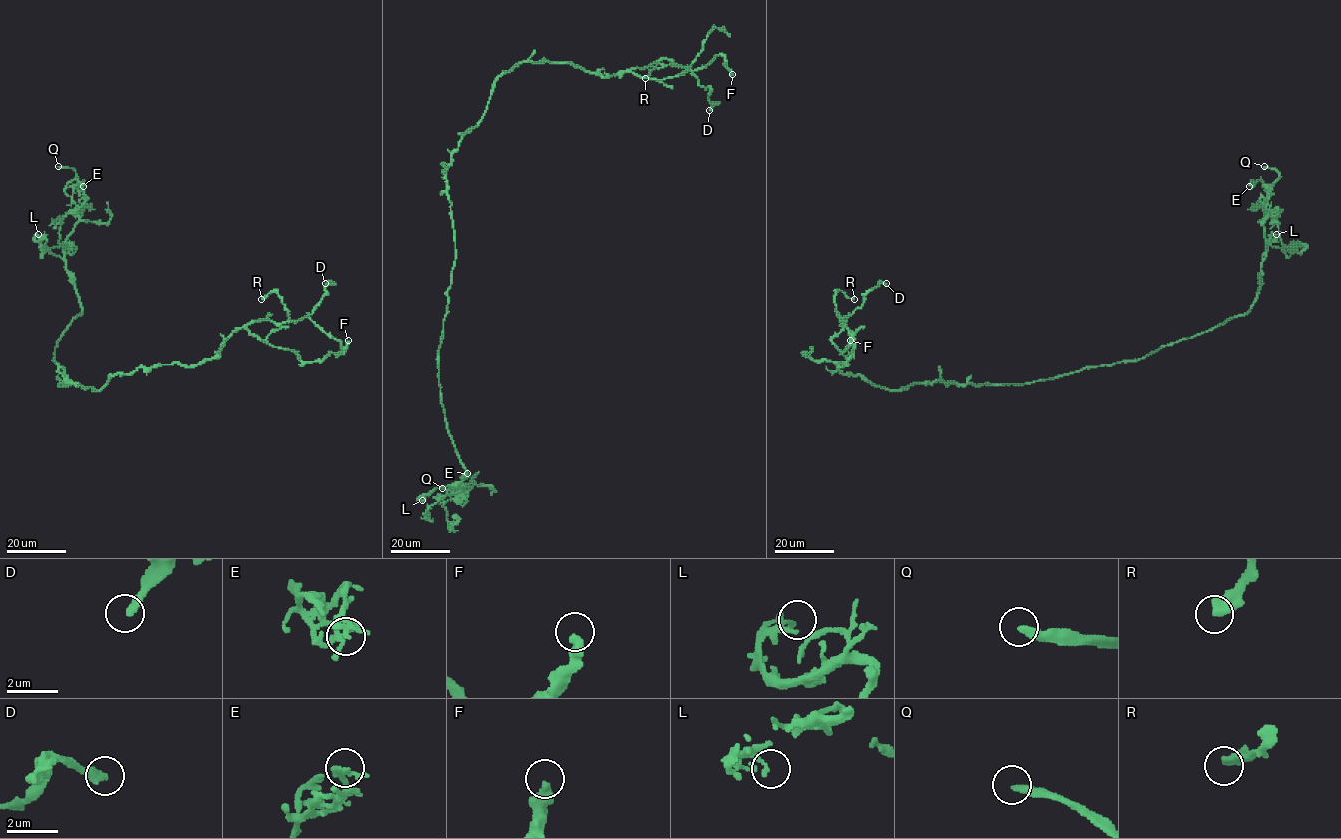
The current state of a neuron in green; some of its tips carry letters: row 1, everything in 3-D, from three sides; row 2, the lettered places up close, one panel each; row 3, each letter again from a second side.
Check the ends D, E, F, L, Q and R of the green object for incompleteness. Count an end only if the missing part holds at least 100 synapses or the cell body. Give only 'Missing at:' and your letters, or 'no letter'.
Missing at: Q

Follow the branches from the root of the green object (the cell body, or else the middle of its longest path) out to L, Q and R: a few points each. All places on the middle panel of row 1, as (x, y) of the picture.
L: (453, 228), (455, 259), (438, 350), (438, 384), (449, 434), (466, 475), (458, 483), (418, 498), (422, 500)
Q: (453, 228), (438, 384), (466, 475), (449, 486), (463, 488), (449, 495), (459, 503), (442, 488)
R: (453, 228), (446, 169), (503, 72), (524, 61), (555, 61), (611, 76), (673, 62), (662, 58), (645, 78)

